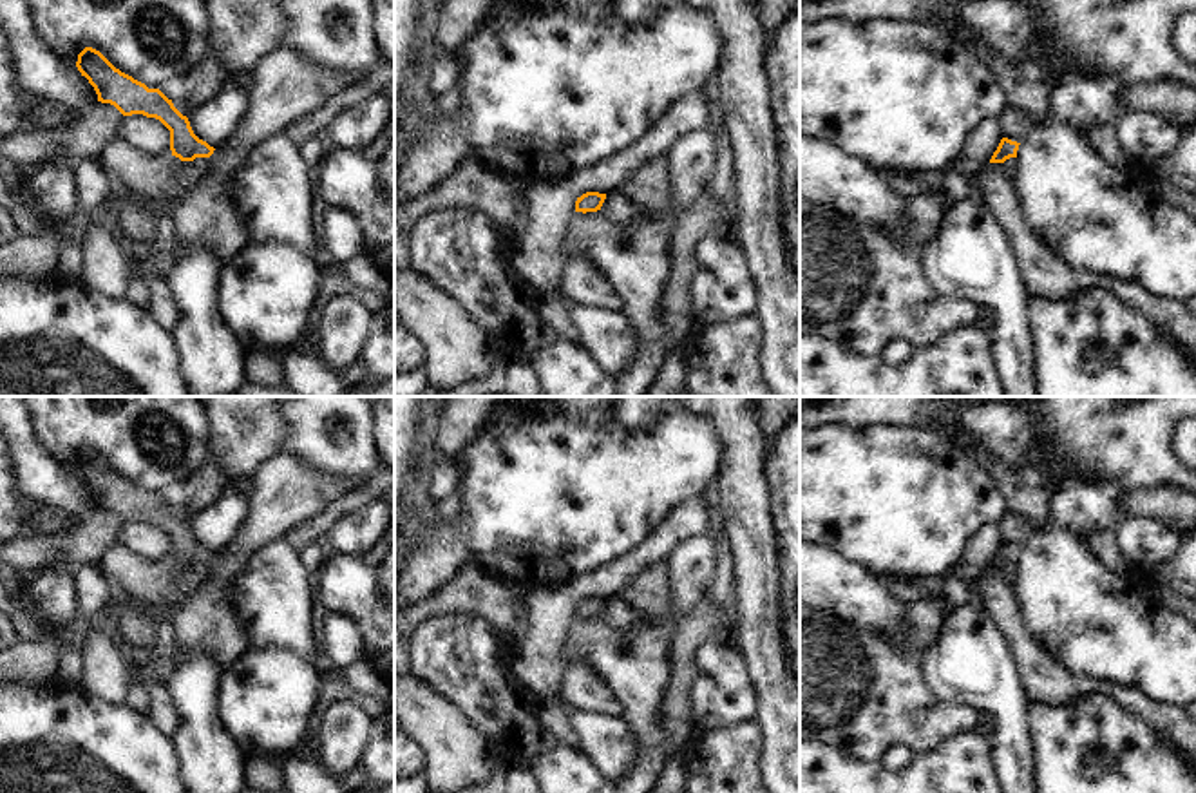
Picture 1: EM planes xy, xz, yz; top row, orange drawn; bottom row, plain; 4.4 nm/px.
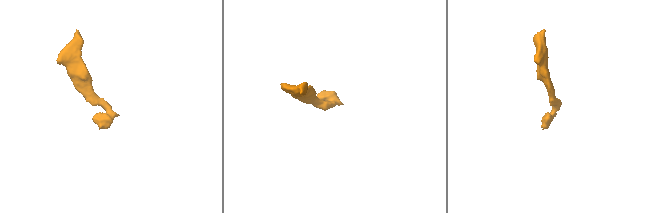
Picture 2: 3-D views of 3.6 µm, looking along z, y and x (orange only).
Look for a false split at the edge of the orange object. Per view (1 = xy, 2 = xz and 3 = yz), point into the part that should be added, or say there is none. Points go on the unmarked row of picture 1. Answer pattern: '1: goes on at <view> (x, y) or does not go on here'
1: does not go on here
2: does not go on here
3: does not go on here

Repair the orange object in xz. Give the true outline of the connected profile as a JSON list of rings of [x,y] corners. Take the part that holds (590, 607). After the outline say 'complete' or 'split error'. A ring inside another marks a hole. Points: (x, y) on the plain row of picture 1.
[[[586,597],[581,603],[577,603],[575,607],[575,617],[597,617],[601,616],[603,608],[606,605],[606,599],[599,599],[599,597]]]; complete

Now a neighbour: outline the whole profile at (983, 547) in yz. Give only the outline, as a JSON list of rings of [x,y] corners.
[[[997,523],[984,525],[968,543],[959,565],[948,574],[954,579],[975,583],[990,568],[1002,545]]]

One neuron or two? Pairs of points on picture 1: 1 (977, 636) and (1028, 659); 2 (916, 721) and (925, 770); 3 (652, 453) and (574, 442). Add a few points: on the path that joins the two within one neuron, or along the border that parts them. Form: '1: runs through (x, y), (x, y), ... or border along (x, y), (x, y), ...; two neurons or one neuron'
1: border along (990, 614), (1026, 692); two neurons
2: border along (959, 735), (918, 755); two neurons
3: runs through (632, 453), (594, 453); one neuron

